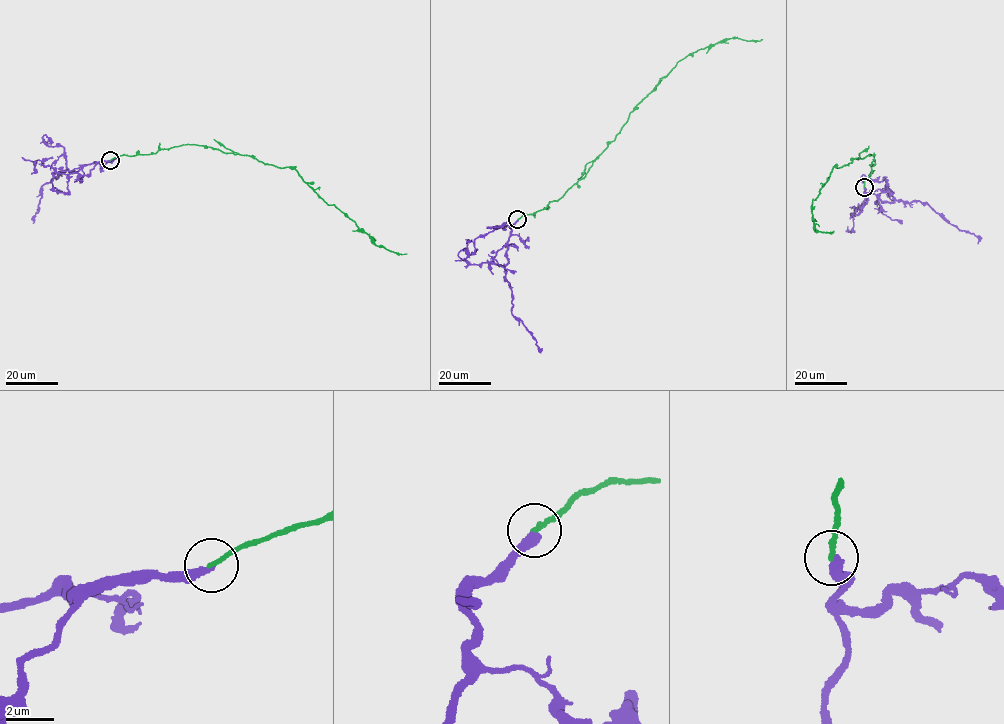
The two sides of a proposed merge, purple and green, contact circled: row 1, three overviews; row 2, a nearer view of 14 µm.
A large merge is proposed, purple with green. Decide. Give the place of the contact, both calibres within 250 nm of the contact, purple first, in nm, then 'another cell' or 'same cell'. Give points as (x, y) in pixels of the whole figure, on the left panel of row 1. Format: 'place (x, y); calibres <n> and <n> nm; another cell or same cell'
place (110, 160); calibres 360 and 190 nm; another cell

